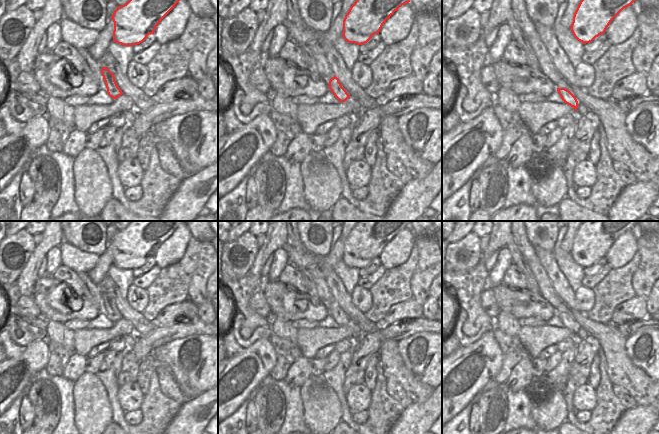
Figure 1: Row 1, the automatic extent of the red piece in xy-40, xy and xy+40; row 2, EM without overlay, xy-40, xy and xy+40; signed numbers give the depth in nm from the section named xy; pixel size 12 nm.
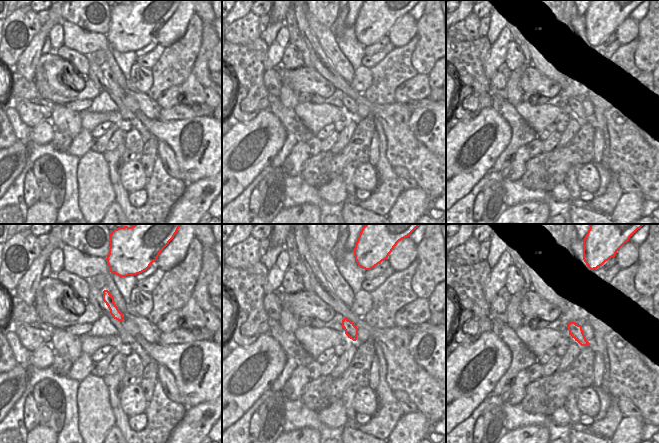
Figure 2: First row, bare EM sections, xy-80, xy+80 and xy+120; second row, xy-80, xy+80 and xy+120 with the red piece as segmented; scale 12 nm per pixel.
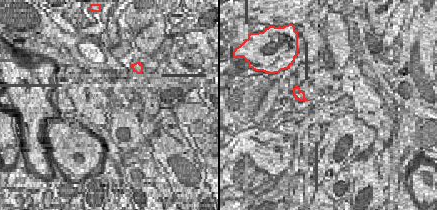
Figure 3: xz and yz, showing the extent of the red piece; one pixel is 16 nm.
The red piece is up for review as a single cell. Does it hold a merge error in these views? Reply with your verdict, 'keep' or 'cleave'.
keep

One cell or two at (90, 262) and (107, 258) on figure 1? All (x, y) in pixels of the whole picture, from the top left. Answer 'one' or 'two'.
two

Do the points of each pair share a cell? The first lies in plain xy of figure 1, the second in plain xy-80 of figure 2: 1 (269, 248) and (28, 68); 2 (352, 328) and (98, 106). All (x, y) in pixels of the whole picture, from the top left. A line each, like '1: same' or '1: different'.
1: same
2: different

